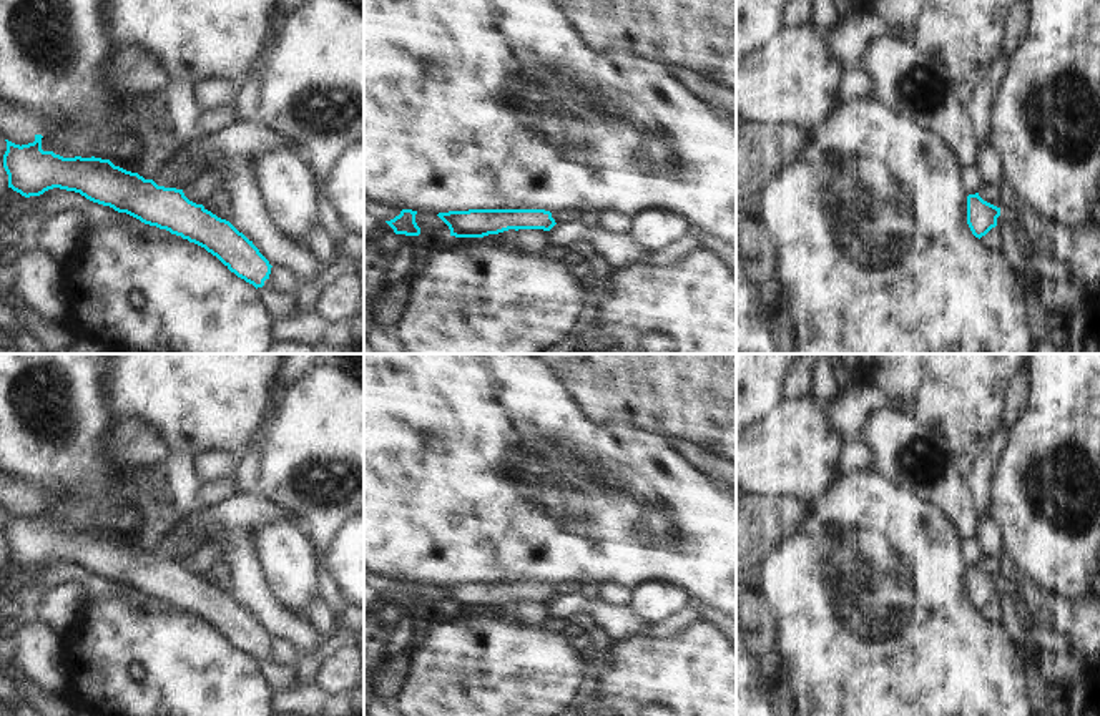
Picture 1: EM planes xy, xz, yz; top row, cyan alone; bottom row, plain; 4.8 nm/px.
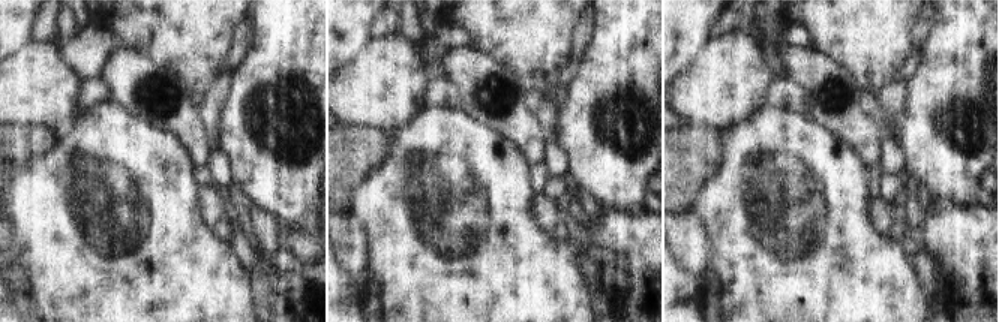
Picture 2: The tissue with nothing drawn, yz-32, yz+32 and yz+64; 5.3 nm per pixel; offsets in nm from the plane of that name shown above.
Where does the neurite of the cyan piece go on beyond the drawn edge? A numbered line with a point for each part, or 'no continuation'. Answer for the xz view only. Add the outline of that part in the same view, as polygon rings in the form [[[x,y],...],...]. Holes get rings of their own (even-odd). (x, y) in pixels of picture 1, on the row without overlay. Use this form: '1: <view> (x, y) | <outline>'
no continuation

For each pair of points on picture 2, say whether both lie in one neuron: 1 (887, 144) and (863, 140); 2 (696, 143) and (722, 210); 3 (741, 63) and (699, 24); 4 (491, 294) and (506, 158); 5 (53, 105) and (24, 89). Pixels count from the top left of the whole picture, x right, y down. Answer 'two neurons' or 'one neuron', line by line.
1: two neurons
2: two neurons
3: two neurons
4: one neuron
5: one neuron

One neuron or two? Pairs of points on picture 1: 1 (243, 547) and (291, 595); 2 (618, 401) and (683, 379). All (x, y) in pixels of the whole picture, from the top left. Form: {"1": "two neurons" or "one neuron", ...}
{"1": "two neurons", "2": "one neuron"}

